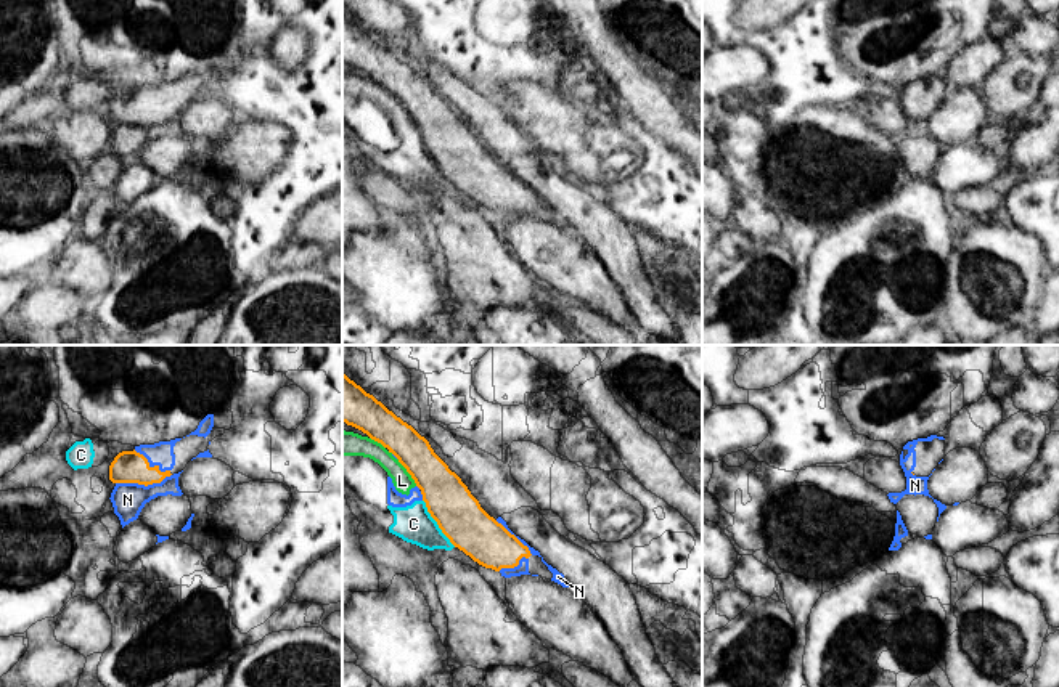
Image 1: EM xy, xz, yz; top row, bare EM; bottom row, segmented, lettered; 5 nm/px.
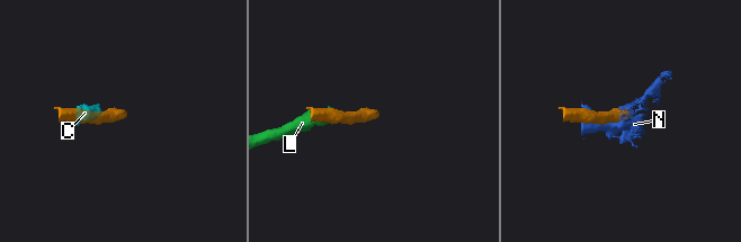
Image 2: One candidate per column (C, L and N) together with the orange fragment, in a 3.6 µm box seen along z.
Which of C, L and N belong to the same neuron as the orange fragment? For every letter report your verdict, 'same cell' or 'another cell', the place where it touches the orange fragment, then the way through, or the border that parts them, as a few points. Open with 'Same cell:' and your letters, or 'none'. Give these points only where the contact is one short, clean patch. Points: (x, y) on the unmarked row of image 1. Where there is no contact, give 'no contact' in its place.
Same cell: none
C: another cell; meets orange in xz at (437, 164); border along xz (423, 140), (429, 156), (455, 186)
L: another cell; meets orange in xz at (407, 111)
N: another cell; meets orange in xy at (143, 124)

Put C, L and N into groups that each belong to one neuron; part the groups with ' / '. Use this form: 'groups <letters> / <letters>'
groups C L / N

